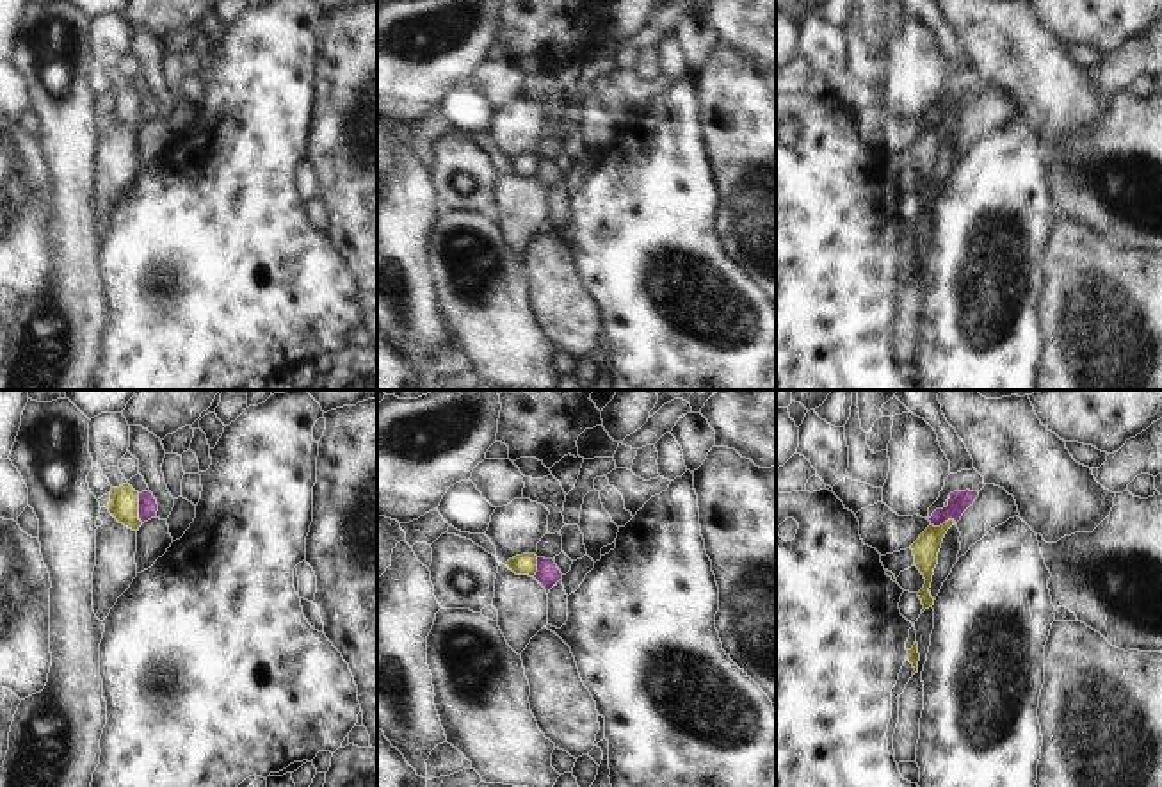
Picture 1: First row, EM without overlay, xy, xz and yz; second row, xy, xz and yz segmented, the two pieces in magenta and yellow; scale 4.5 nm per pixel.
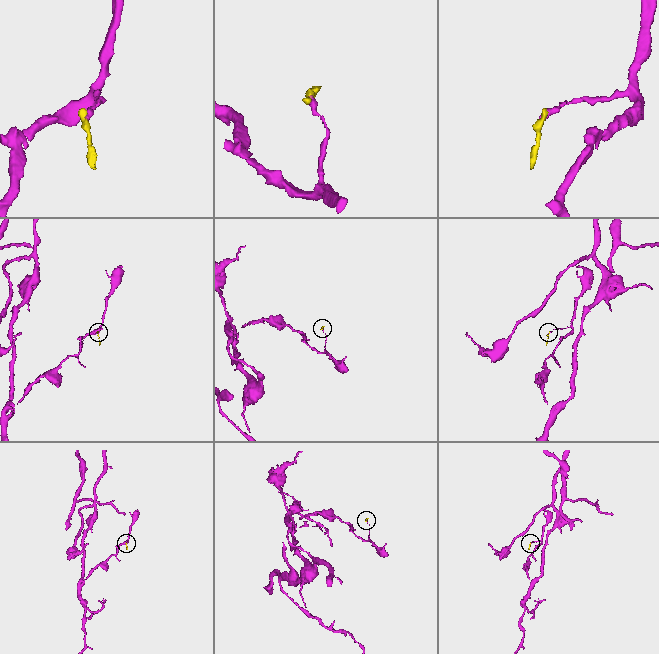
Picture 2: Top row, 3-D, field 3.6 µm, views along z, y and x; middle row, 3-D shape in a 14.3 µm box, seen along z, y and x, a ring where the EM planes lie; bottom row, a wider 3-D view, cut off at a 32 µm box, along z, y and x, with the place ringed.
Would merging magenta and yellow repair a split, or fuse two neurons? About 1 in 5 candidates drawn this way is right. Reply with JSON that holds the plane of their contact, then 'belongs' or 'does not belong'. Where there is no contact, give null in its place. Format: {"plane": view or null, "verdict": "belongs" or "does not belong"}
{"plane": "xy", "verdict": "does not belong"}

